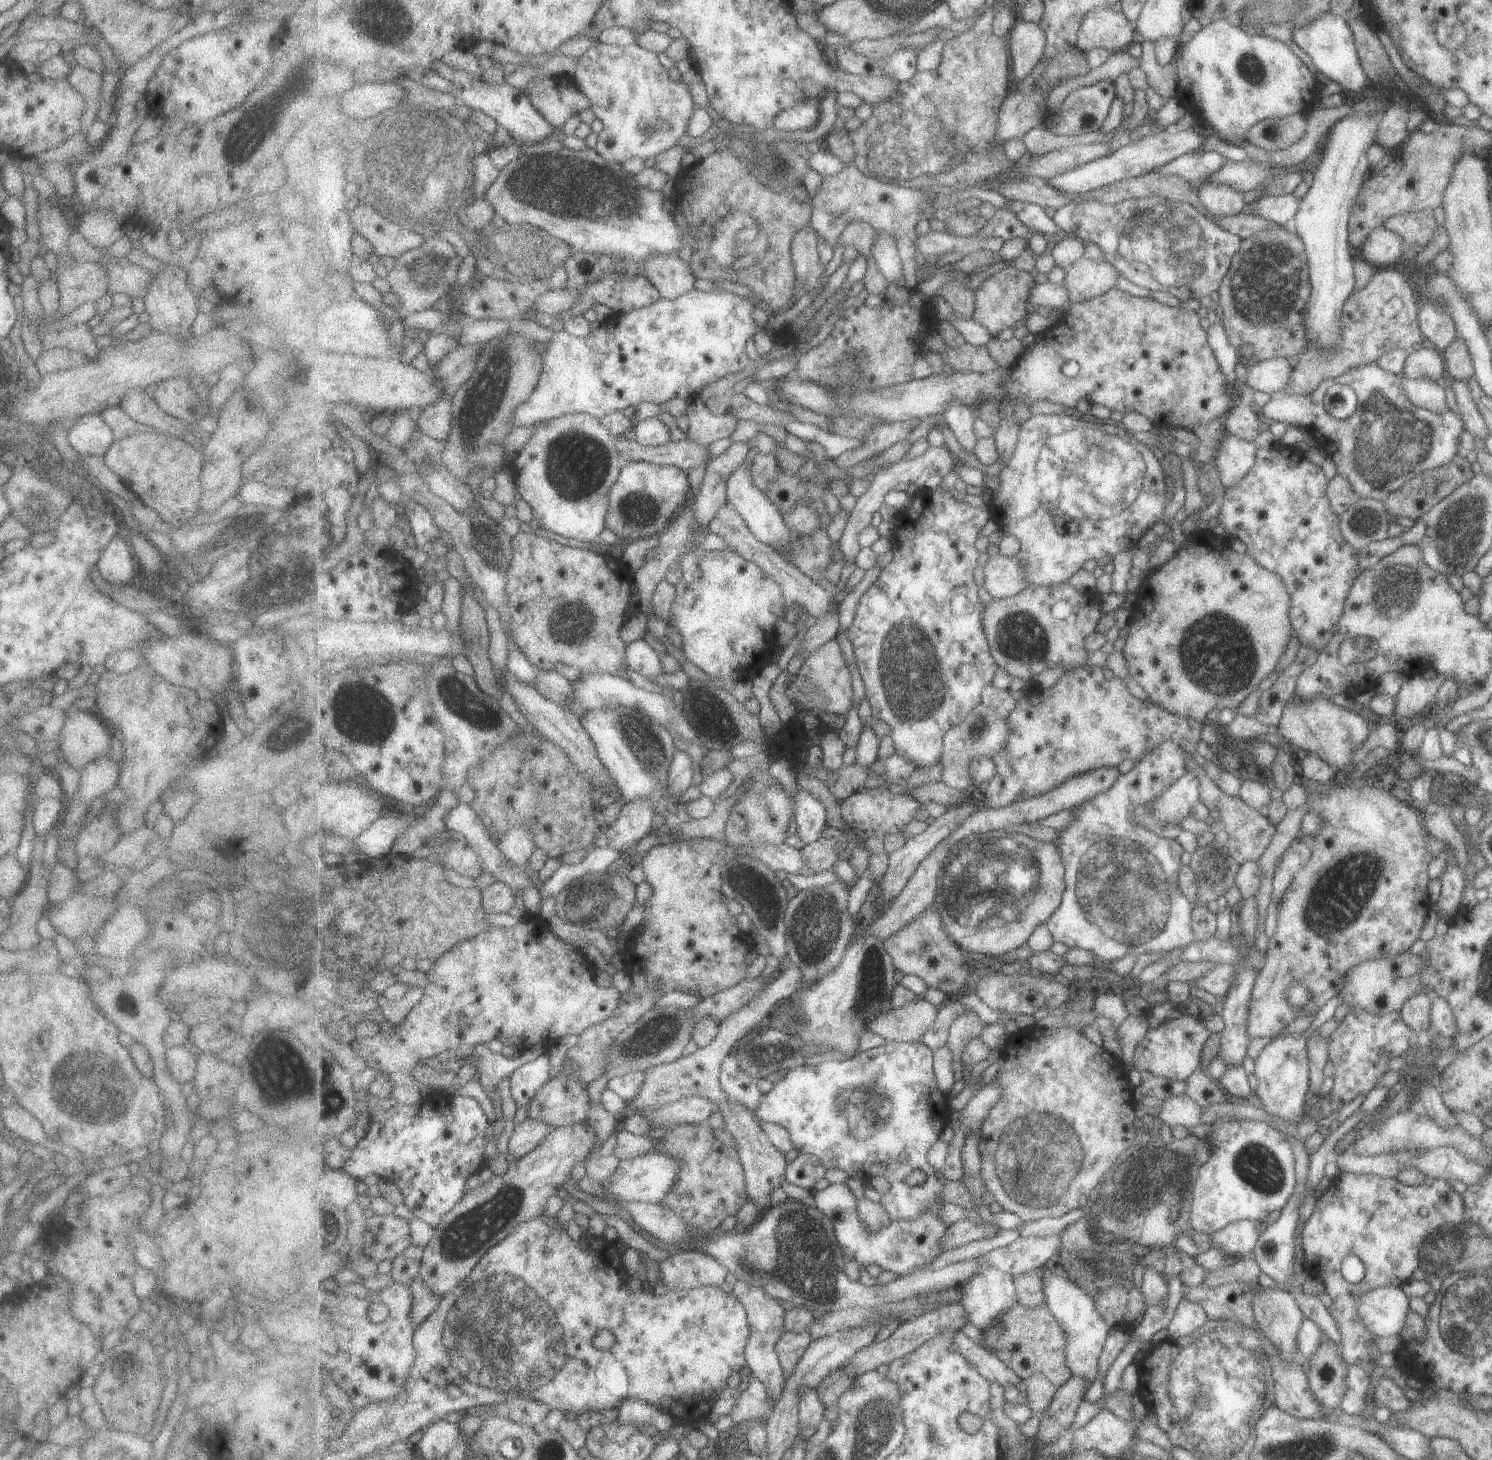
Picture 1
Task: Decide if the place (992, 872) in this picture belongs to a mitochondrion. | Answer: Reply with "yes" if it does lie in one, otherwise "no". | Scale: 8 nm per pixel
yes

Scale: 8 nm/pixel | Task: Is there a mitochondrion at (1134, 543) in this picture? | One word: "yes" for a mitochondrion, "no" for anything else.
no

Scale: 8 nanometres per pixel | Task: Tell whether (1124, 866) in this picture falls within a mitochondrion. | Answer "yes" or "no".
yes

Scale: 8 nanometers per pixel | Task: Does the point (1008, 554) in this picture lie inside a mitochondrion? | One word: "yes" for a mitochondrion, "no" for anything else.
no

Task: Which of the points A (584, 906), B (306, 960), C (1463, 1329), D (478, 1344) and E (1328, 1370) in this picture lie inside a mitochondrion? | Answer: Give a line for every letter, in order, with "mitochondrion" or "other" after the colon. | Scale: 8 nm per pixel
A: mitochondrion
B: other
C: mitochondrion
D: mitochondrion
E: mitochondrion

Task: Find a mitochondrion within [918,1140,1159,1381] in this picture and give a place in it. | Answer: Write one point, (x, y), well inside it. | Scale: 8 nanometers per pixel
(1106, 1197)

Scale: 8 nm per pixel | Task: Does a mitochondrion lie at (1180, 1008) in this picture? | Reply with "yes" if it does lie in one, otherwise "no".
no

